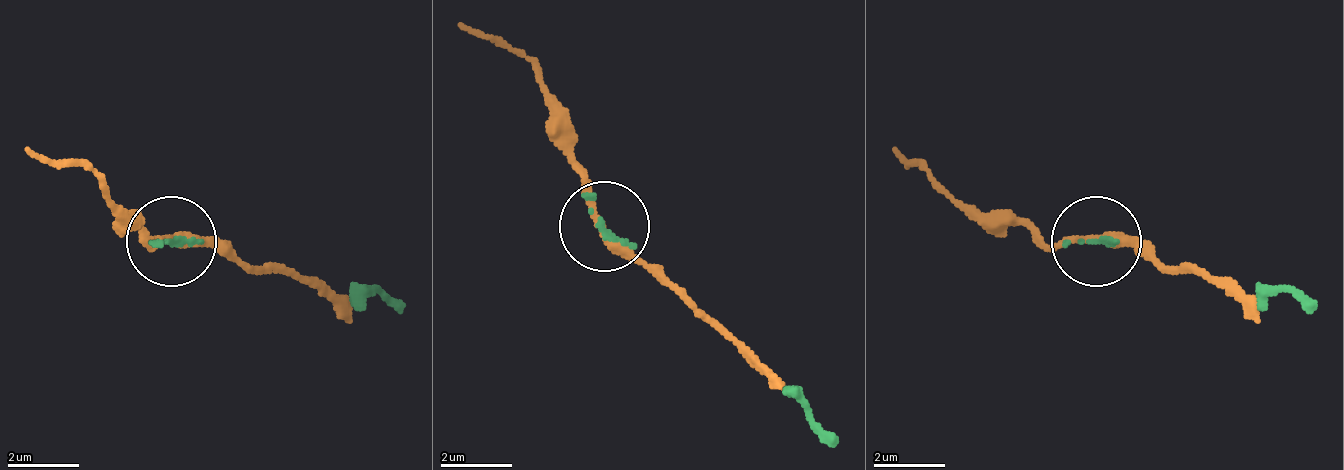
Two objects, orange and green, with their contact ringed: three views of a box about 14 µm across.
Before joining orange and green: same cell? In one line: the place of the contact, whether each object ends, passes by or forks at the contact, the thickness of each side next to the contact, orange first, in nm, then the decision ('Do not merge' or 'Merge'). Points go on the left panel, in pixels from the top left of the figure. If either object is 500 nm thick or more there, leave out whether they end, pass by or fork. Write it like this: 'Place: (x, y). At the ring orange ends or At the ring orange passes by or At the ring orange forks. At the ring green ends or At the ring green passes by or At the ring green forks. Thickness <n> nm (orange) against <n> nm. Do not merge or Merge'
Place: (171, 241). At the ring orange passes by. At the ring green ends. Thickness 280 nm (orange) against 120 nm. Merge

